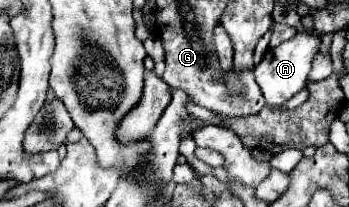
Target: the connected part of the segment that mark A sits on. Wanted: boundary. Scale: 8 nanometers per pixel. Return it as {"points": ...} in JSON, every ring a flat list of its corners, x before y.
{"points":[[299,33,287,43,269,49,263,57,263,61,255,67,255,81,265,97,265,103,269,107,281,107,285,101,289,101,297,91,301,91,307,83,307,75,311,71,313,57,319,51,319,33]]}

